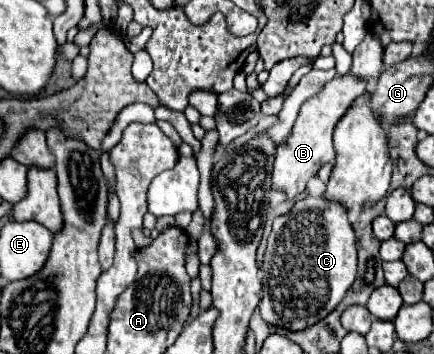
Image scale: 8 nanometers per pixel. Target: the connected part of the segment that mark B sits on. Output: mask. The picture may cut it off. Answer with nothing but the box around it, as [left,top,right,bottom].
[273,74,367,198]

